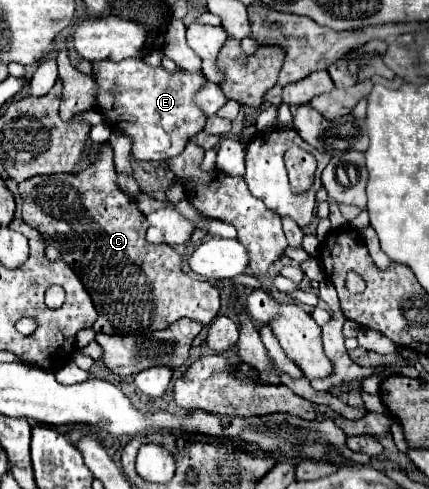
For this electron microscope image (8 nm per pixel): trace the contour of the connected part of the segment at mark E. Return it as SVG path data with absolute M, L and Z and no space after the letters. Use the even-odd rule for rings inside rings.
M130 58L122 62L102 60L94 66L94 80L98 82L96 108L104 116L106 124L114 126L132 138L132 156L144 162L164 162L178 156L186 138L204 128L206 116L194 104L194 92L202 86L200 74L188 74L182 70L166 72L160 68L150 68L140 58Z

